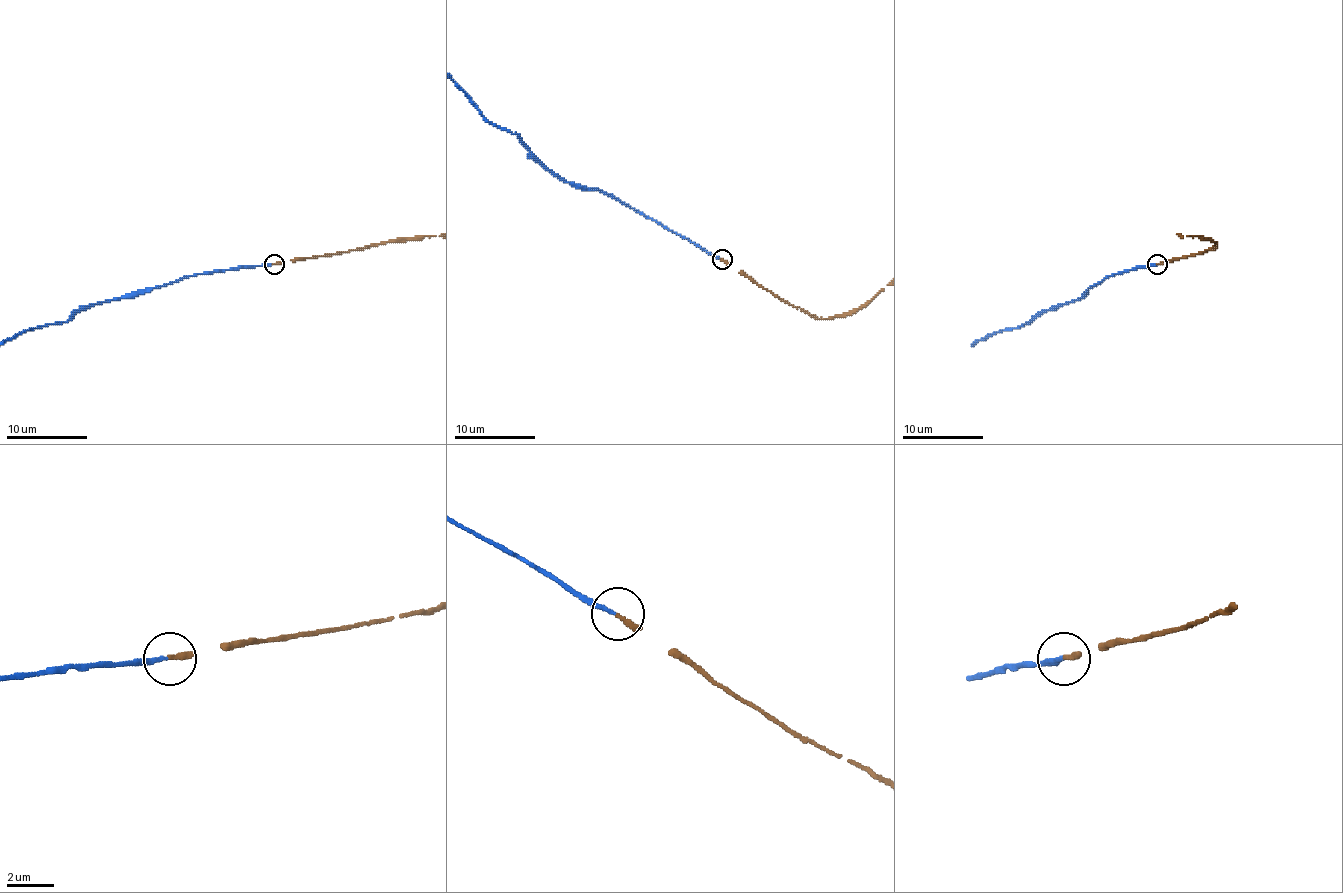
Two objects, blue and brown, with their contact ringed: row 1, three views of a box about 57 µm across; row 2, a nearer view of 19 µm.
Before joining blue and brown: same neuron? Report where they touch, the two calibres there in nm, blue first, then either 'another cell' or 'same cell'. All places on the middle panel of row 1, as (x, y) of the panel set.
at (722, 259); 150 nm thick on the blue side, 200 nm on the other; same cell

